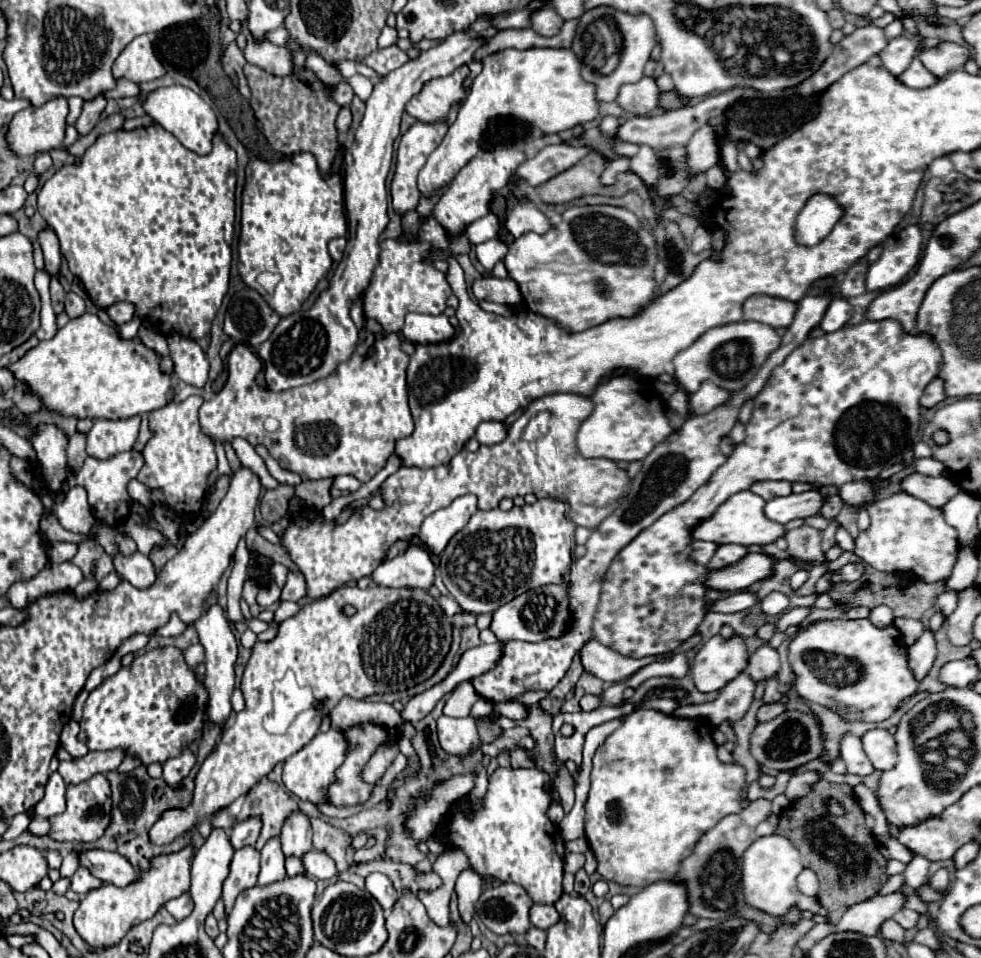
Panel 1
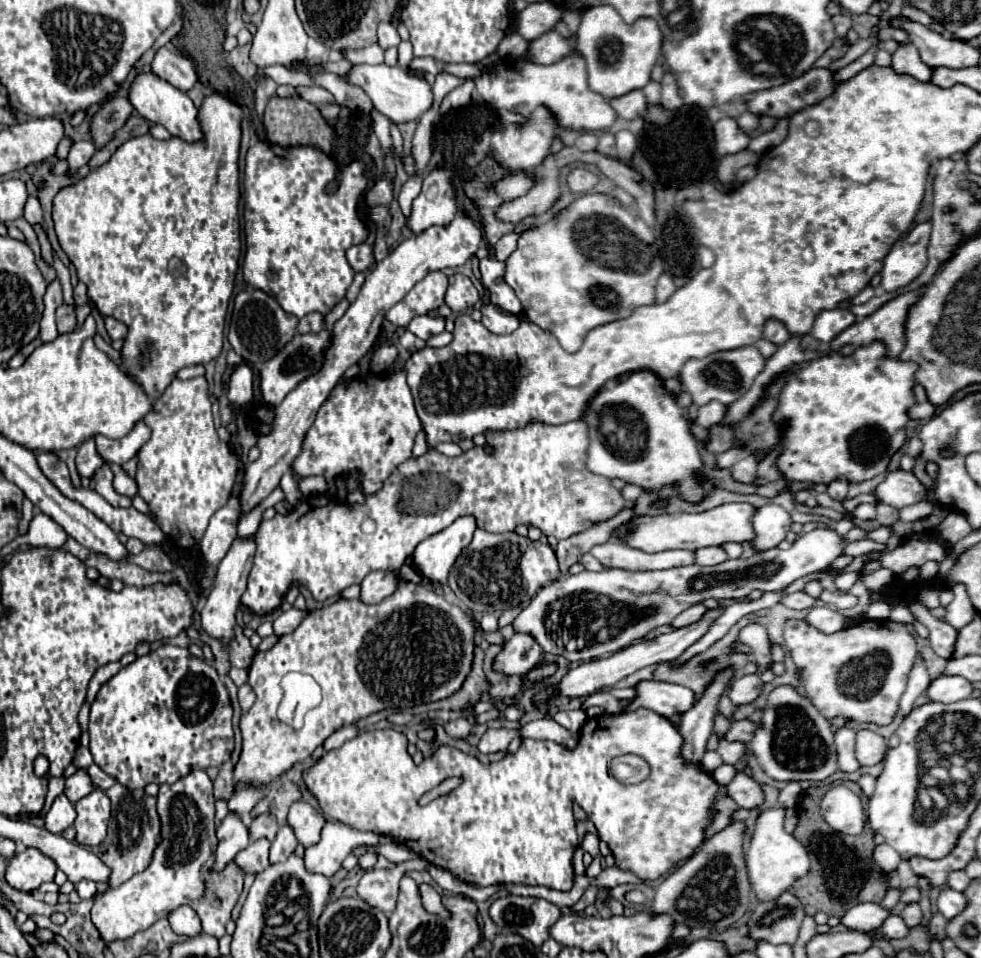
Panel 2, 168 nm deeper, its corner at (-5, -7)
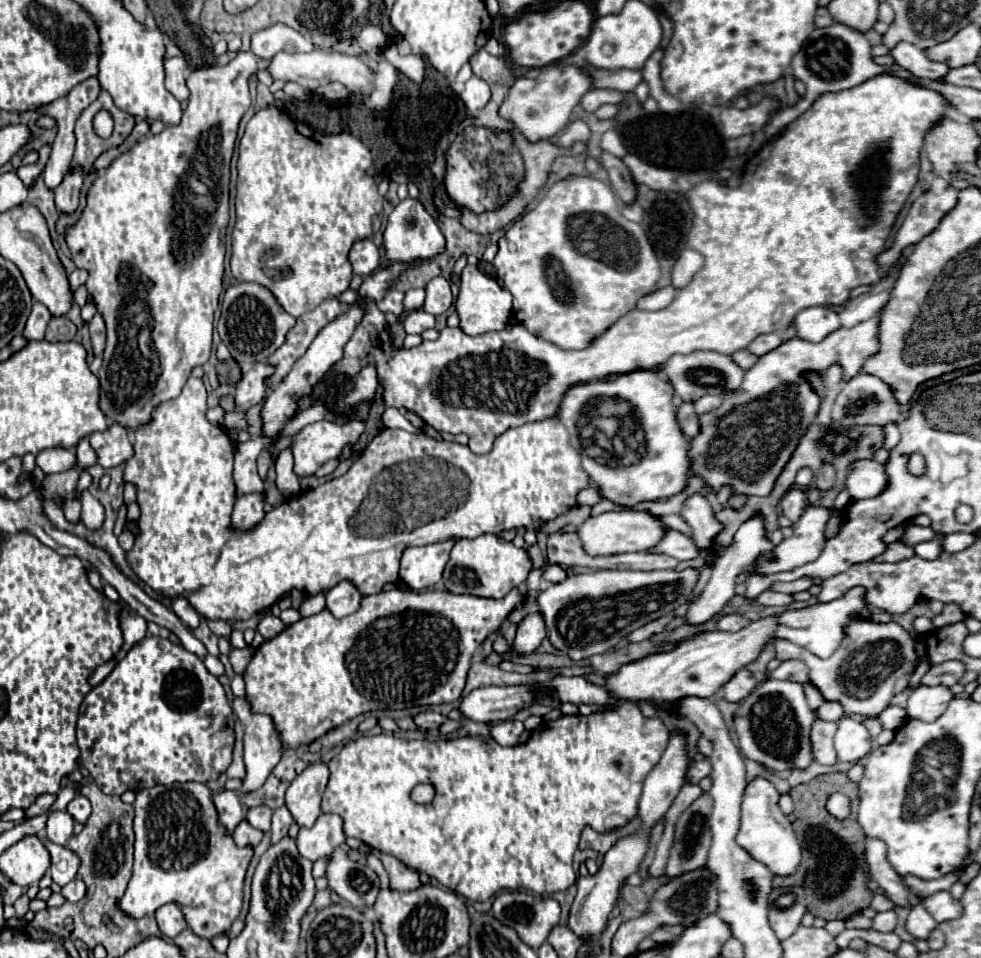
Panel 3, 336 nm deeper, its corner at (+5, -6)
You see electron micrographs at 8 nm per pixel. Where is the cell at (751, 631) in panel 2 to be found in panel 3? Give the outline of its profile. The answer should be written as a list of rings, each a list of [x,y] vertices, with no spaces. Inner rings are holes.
[[[733,614],[733,616],[723,616],[723,618],[719,620],[717,628],[721,628],[721,630],[741,630],[741,628],[745,628],[747,624],[749,624],[747,618],[743,618],[743,616],[739,616],[739,614]]]

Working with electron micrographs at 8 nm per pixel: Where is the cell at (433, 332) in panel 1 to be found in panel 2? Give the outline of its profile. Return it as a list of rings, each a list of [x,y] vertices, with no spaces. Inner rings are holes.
[[[419,315],[409,323],[407,329],[413,331],[423,341],[427,341],[431,335],[437,335],[445,329],[445,319],[437,317],[437,315]]]

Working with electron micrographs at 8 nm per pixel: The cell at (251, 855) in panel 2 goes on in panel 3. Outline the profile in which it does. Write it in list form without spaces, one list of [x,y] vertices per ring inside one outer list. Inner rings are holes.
[[[245,820],[233,832],[233,840],[235,840],[235,844],[239,848],[243,848],[243,846],[253,846],[255,848],[261,842],[261,838],[263,838],[263,832],[253,828],[253,826],[249,826],[249,822],[245,822]]]

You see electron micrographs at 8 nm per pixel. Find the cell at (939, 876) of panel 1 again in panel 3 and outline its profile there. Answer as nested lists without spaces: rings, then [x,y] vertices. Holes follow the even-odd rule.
[[[937,892],[923,900],[923,906],[937,922],[947,922],[961,916],[961,902],[955,900],[949,892]]]

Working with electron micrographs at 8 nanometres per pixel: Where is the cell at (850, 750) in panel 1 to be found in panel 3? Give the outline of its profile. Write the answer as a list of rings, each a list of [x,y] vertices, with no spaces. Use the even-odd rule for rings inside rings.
[[[817,720],[813,722],[811,730],[811,746],[813,746],[813,758],[819,764],[837,764],[837,752],[833,746],[833,736],[837,732],[837,722],[825,722]]]

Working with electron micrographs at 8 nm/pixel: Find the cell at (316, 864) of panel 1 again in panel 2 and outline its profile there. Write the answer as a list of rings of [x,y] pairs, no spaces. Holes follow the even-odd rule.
[[[327,821],[319,843],[305,849],[305,867],[313,873],[321,873],[325,877],[331,877],[341,869],[343,859],[363,843],[377,845],[379,835],[375,833],[363,833],[357,831],[351,825],[339,823],[339,821]]]

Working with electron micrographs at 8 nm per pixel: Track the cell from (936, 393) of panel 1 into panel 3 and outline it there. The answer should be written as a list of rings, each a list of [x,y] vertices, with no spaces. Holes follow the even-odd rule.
[[[831,364],[829,370],[827,370],[827,384],[831,386],[831,390],[837,390],[831,418],[841,418],[841,414],[845,414],[845,408],[849,406],[849,402],[853,402],[857,396],[865,400],[865,410],[859,410],[859,412],[855,412],[855,416],[849,416],[849,418],[853,418],[855,426],[859,426],[859,424],[881,424],[883,426],[883,424],[889,424],[889,422],[897,422],[901,418],[901,414],[903,414],[901,404],[895,398],[893,388],[889,384],[885,384],[877,376],[867,374],[867,384],[847,384],[843,380],[843,368],[839,364]]]

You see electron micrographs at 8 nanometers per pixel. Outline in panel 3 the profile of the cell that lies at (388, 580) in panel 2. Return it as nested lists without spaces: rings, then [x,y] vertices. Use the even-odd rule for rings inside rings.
[[[349,580],[339,582],[333,590],[329,590],[327,594],[327,610],[331,610],[331,614],[335,618],[343,618],[347,614],[353,614],[359,610],[361,604],[361,592],[357,590],[357,586]]]

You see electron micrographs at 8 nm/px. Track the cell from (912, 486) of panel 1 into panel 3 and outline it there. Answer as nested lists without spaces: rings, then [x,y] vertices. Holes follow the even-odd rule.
[[[875,460],[855,462],[847,474],[847,490],[853,500],[867,500],[879,496],[889,484],[885,466]]]

